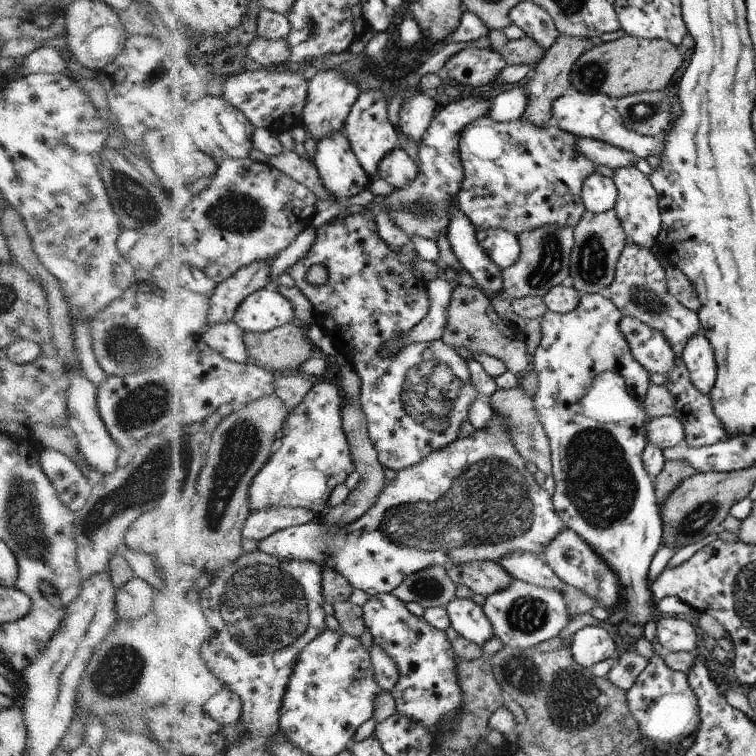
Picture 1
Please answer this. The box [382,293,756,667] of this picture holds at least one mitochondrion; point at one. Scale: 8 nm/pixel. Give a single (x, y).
(600, 485)

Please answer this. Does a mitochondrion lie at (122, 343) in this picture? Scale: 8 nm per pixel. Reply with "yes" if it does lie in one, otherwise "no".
yes

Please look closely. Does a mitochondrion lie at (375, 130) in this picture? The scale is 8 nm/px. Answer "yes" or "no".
no

